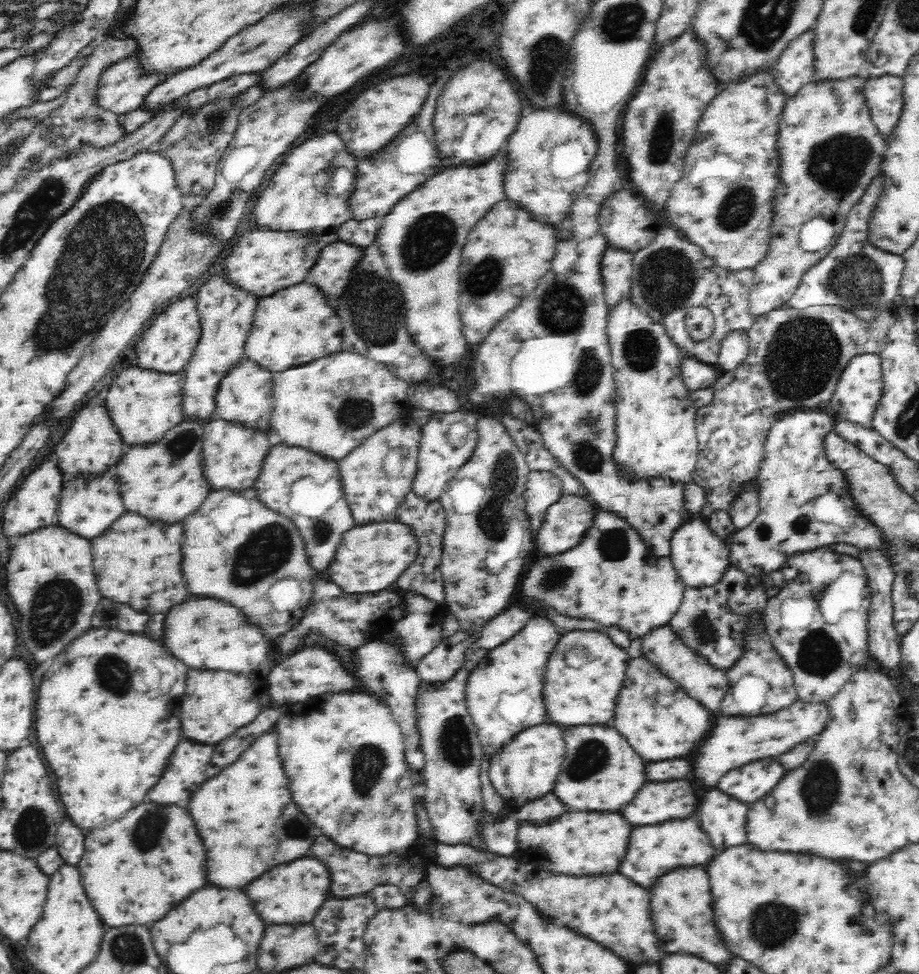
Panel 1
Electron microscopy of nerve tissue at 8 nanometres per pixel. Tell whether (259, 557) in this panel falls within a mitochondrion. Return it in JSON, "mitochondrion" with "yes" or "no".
{"mitochondrion":"yes"}

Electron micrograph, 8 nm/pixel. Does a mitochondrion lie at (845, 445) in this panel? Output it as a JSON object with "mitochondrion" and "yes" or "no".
{"mitochondrion":"no"}

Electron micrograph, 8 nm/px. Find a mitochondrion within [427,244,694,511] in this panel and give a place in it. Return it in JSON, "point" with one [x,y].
{"point":[561,309]}

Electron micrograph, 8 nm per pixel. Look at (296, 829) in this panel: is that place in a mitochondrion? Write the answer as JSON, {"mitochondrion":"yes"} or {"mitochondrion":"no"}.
{"mitochondrion":"yes"}

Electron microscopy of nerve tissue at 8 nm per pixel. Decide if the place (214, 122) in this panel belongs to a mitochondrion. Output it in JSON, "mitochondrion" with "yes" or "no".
{"mitochondrion":"yes"}

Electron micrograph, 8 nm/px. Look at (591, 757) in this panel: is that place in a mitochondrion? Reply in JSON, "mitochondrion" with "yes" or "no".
{"mitochondrion":"yes"}

